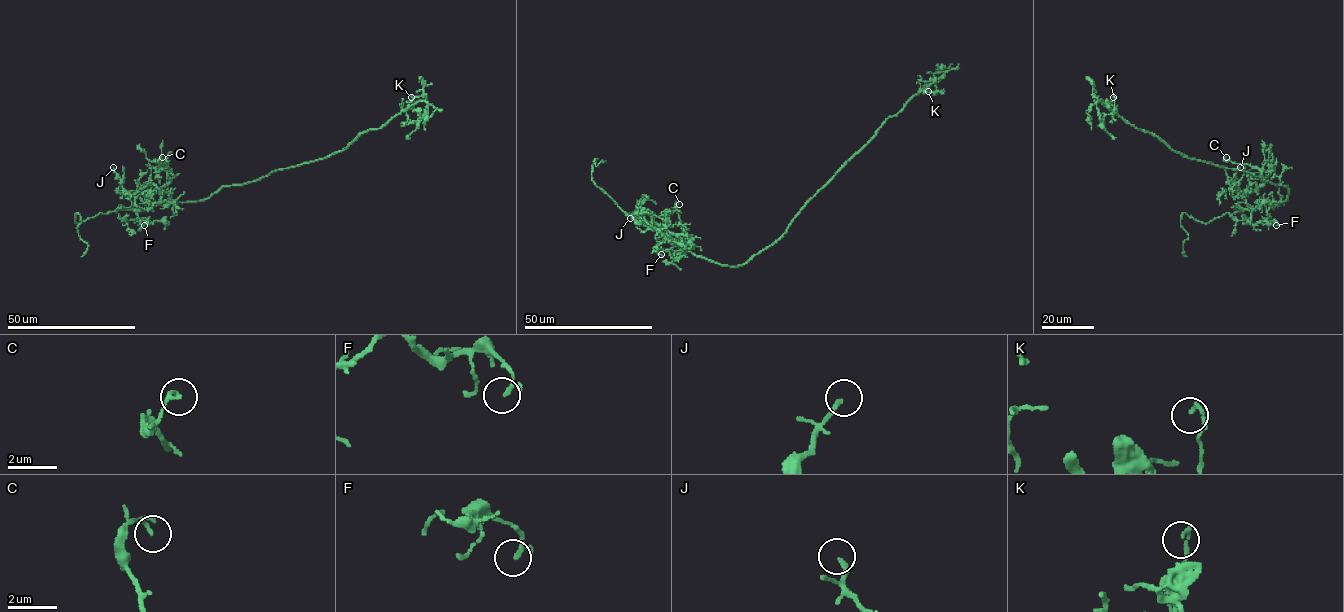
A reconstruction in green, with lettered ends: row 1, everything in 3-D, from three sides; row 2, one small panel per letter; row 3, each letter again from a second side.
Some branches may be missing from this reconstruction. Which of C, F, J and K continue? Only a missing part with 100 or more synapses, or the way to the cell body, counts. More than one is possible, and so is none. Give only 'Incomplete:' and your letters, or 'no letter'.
Incomplete: no letter

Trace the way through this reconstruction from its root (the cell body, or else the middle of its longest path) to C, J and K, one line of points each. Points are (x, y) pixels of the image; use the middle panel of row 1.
C: (776, 242), (734, 266), (696, 256), (649, 227), (657, 223), (689, 242), (675, 207), (679, 204)
J: (776, 242), (742, 264), (722, 265), (695, 256), (668, 236), (650, 229), (653, 220), (640, 207), (630, 218)
K: (776, 242), (803, 206), (889, 117), (895, 116), (930, 82), (944, 75), (935, 80), (936, 90), (928, 91)

